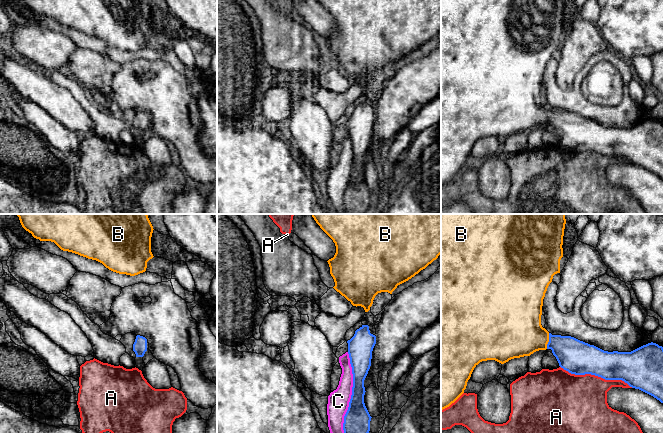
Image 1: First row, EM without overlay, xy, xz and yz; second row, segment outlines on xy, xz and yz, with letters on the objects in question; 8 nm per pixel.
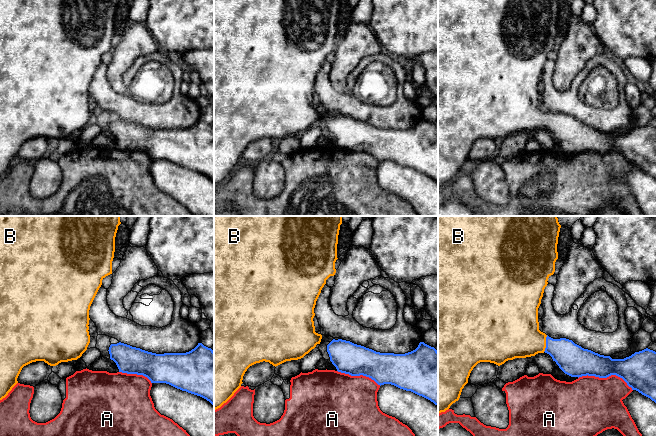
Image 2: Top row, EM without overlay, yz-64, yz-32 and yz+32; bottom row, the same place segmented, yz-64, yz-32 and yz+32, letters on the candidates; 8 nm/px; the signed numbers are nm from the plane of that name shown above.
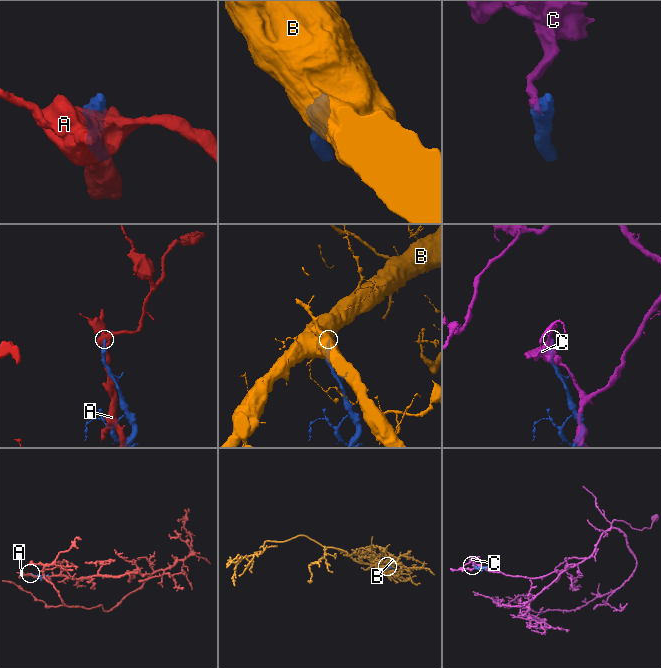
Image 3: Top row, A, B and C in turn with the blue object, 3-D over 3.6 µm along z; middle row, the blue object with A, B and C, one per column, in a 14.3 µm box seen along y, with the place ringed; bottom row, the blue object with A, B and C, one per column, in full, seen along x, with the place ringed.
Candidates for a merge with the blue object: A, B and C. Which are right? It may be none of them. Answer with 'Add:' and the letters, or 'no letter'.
Add: B

